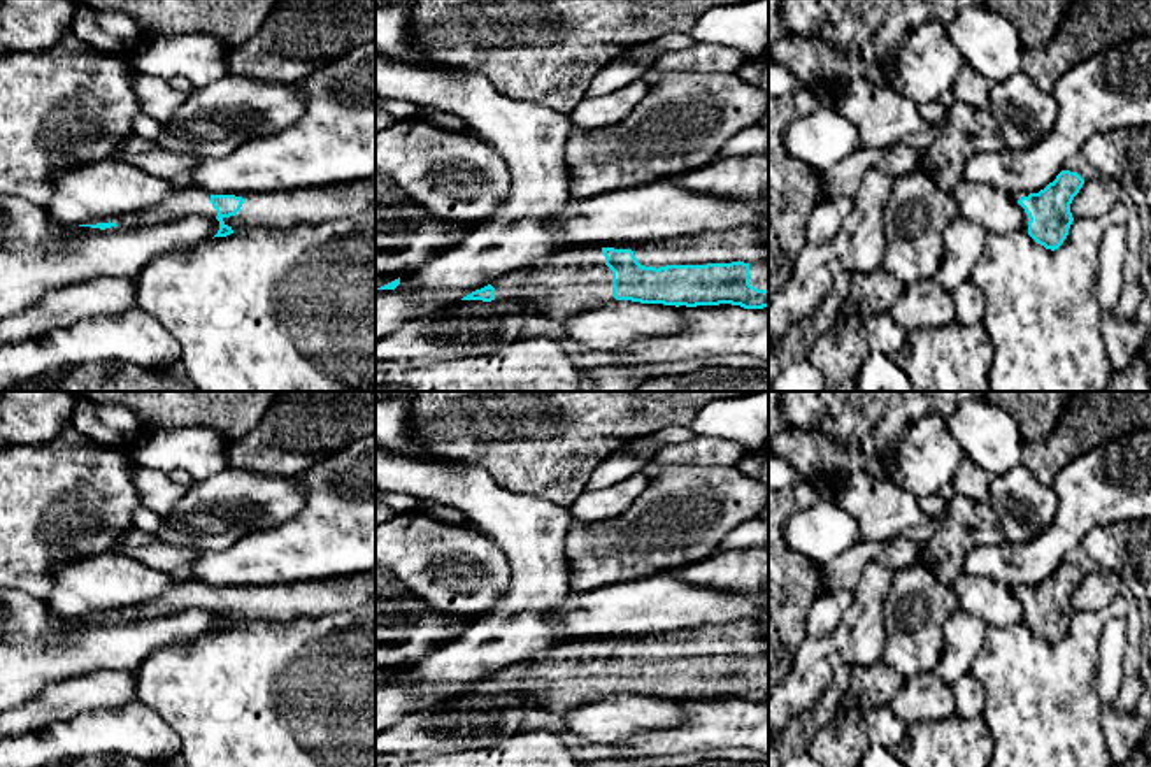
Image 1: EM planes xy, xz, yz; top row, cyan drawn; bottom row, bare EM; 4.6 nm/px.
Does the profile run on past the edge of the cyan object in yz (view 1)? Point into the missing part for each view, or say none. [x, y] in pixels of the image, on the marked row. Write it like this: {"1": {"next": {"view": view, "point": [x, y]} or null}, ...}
{"1": {"next": {"view": "yz", "point": [1025, 216]}}}

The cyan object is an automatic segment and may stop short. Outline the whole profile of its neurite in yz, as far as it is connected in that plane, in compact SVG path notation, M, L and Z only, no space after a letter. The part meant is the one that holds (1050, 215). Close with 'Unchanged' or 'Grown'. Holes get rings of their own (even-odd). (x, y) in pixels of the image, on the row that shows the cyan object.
M1062 170L1039 193L1012 195L1025 219L1023 230L1046 249L1058 249L1069 235L1074 221L1070 204L1083 184L1084 179L1077 172Z. Grown

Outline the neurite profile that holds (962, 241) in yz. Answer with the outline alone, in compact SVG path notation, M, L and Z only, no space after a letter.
M956 218L942 233L942 256L935 279L949 293L970 281L970 272L976 267L984 244L986 230L972 221Z

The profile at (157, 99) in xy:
M135 72L130 86L140 105L140 112L167 125L184 104L188 93L181 93L167 79Z

